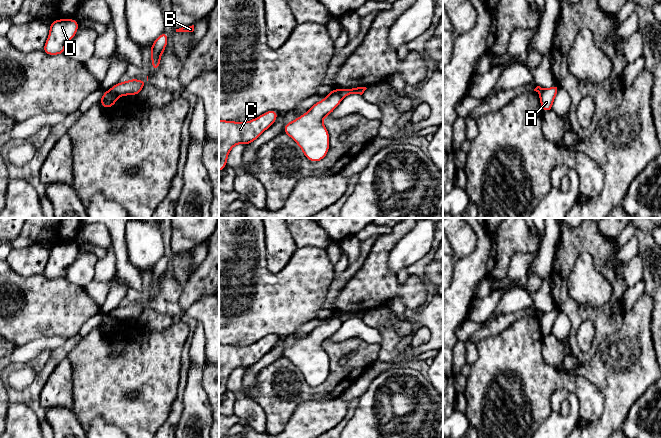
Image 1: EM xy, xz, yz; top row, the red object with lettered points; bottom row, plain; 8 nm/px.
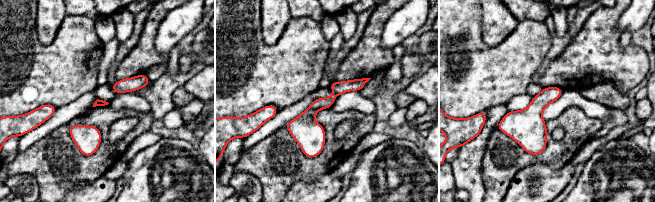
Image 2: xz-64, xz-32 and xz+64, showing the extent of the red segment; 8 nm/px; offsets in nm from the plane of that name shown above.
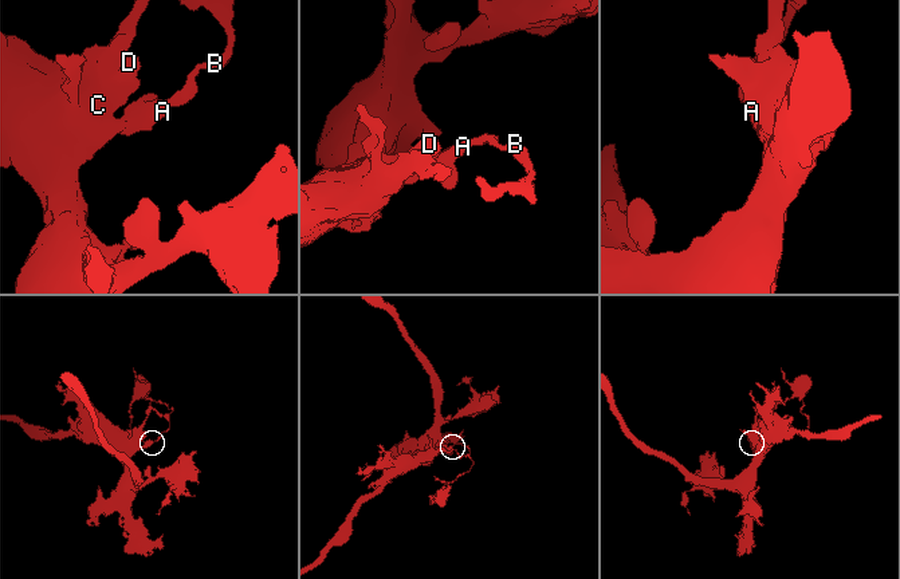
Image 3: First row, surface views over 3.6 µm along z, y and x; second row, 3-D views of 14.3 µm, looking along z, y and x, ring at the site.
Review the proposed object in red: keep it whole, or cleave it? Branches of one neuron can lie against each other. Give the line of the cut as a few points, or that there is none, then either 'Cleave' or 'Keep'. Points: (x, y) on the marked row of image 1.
Split along xz (333, 90), (342, 97). Cleave

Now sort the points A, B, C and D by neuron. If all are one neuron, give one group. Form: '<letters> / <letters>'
A C D / B

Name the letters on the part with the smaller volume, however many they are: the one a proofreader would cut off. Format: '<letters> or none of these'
B

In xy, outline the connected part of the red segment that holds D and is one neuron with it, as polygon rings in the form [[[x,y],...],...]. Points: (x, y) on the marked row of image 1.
[[[60,19],[50,23],[50,33],[43,51],[47,55],[64,54],[65,45],[76,35],[77,19]]]

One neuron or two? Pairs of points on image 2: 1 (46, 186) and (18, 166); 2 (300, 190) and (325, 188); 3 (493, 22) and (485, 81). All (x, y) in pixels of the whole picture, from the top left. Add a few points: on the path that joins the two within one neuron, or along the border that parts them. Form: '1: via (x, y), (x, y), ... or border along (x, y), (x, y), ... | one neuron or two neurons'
1: via (44, 177), (33, 166), (27, 166) | one neuron
2: via (306, 190), (319, 190) | one neuron
3: border along (481, 24), (481, 38), (490, 46), (510, 33) | two neurons

